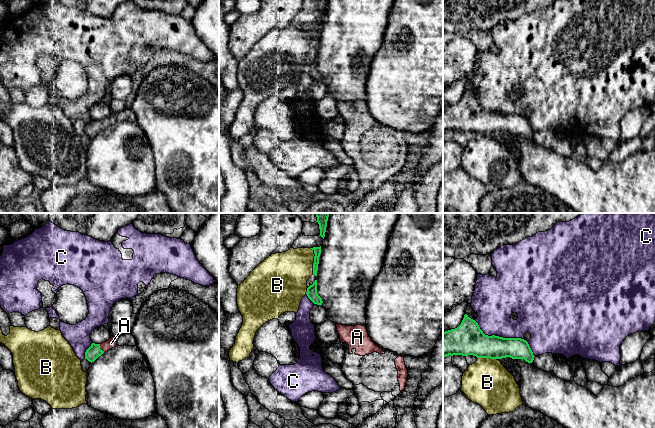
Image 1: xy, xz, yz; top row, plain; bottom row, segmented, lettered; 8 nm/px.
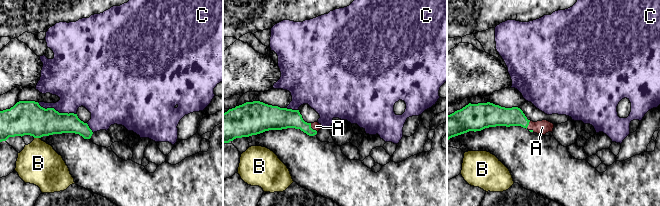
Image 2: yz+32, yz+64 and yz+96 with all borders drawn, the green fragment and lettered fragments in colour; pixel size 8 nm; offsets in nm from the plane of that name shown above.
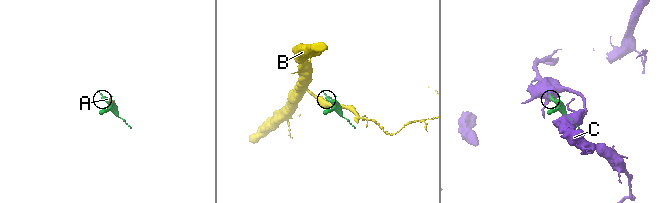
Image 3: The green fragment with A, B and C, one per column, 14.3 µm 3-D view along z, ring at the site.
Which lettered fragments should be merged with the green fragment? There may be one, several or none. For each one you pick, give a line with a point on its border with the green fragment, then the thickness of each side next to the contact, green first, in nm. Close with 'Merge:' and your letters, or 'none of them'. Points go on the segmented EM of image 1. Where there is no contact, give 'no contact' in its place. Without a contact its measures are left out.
A: meets green in xy at (99, 348); 110 nm thick on the green side, 80 nm on the other
Merge: A

